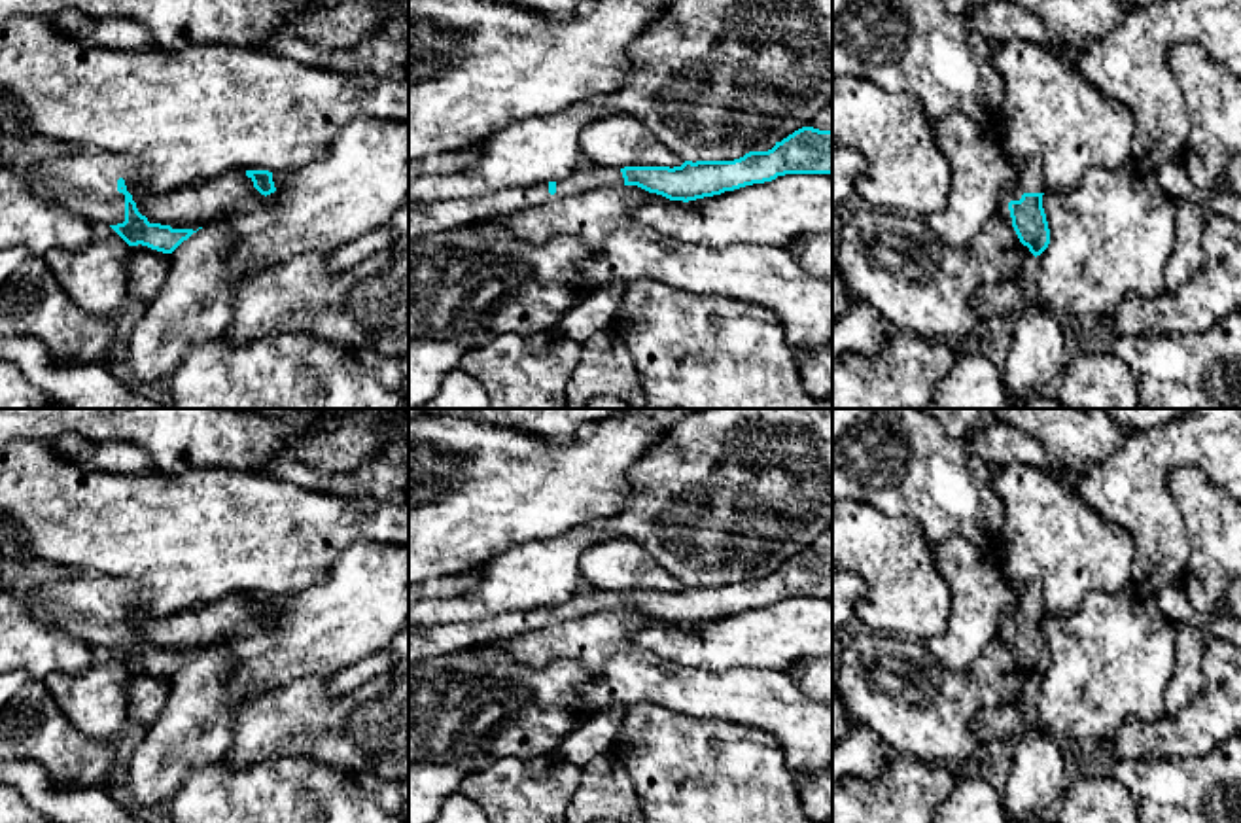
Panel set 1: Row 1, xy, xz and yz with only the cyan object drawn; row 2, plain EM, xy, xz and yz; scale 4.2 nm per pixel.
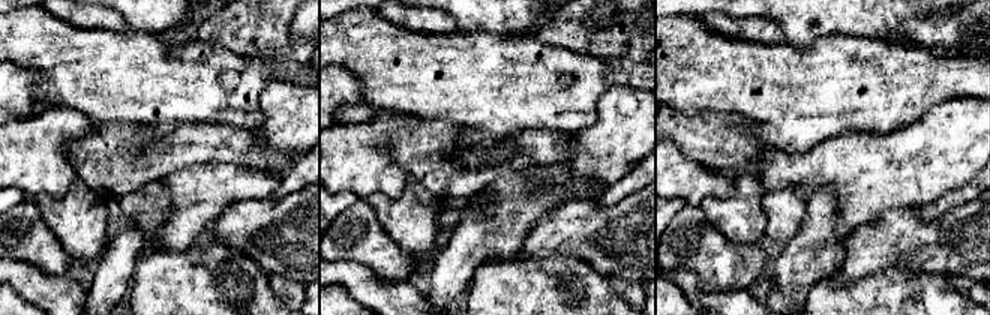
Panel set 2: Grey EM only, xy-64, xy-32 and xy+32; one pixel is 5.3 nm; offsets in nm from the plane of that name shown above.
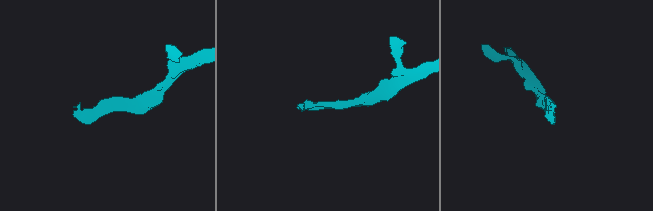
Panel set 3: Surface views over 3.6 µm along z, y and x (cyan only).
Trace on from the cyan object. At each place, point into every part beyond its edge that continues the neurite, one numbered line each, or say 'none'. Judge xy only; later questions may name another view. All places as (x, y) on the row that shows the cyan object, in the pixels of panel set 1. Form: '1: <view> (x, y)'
1: xy (84, 180)

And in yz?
1: yz (1031, 171)

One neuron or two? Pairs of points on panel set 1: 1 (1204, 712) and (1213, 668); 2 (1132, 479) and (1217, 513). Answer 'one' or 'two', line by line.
1: one
2: two

